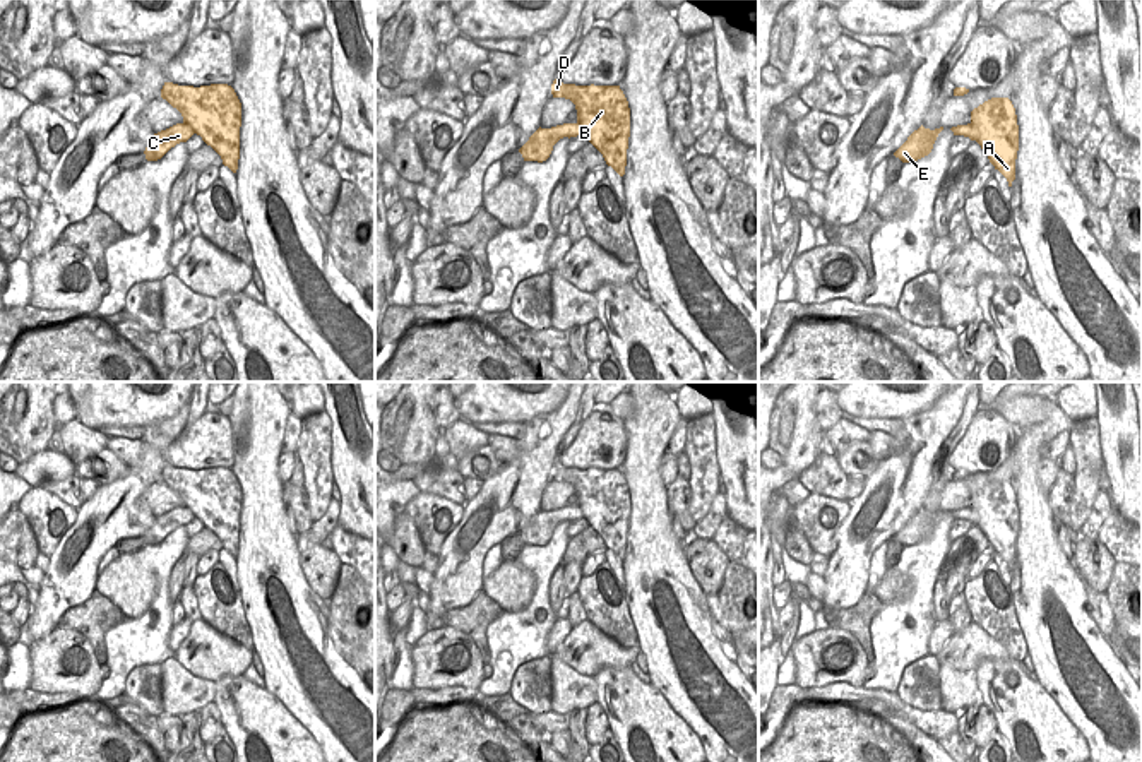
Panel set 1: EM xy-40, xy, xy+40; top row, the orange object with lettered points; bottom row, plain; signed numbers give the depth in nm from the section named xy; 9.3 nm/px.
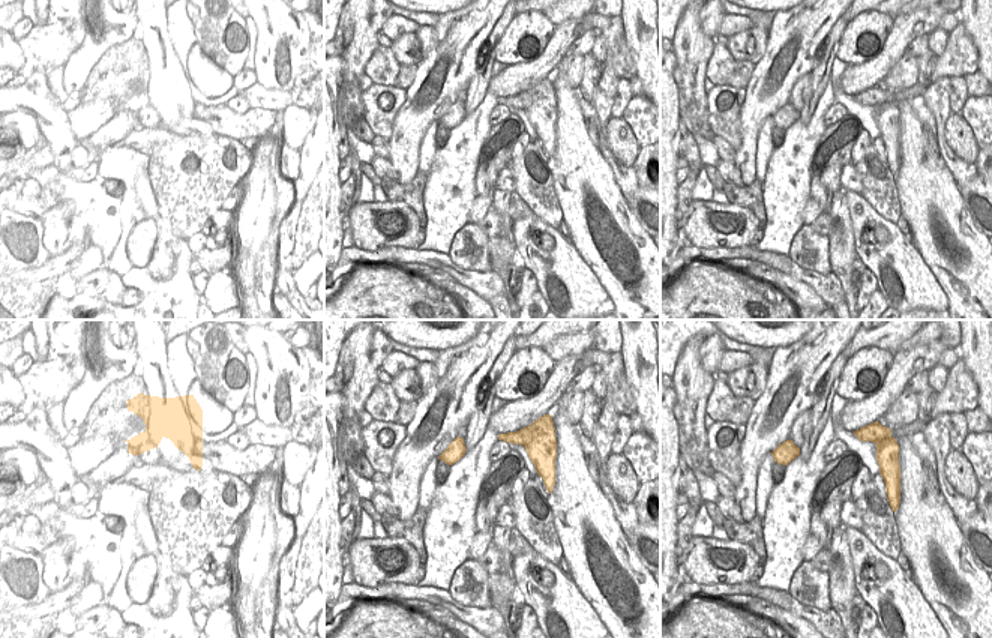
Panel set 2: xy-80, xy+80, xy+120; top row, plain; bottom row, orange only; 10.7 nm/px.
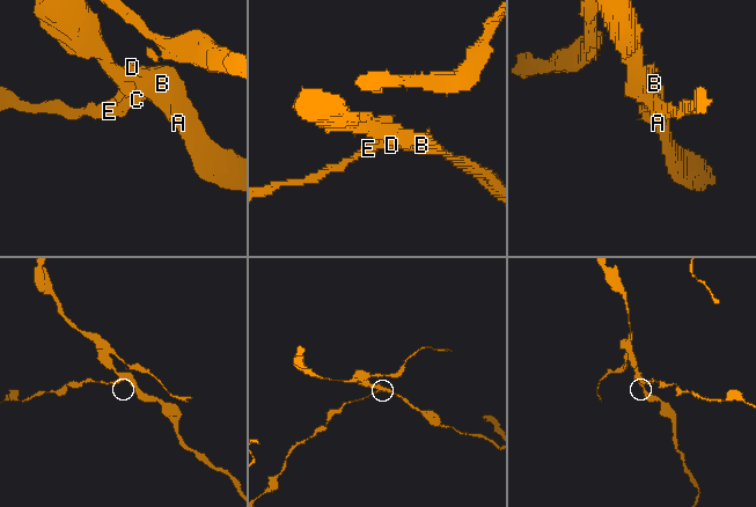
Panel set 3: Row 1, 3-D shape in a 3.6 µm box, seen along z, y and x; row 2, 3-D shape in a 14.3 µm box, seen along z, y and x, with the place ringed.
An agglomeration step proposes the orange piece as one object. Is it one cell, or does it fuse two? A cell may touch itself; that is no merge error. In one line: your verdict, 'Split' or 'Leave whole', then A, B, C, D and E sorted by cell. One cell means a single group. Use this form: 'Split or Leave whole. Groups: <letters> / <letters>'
Split. Groups: A B D / C E

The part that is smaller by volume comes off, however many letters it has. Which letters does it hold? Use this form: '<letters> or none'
C, E

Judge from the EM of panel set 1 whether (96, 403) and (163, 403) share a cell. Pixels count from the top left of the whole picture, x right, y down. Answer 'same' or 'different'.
same

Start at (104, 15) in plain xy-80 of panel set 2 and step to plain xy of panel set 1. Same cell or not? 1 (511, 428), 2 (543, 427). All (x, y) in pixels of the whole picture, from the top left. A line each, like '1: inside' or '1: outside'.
1: outside
2: outside

